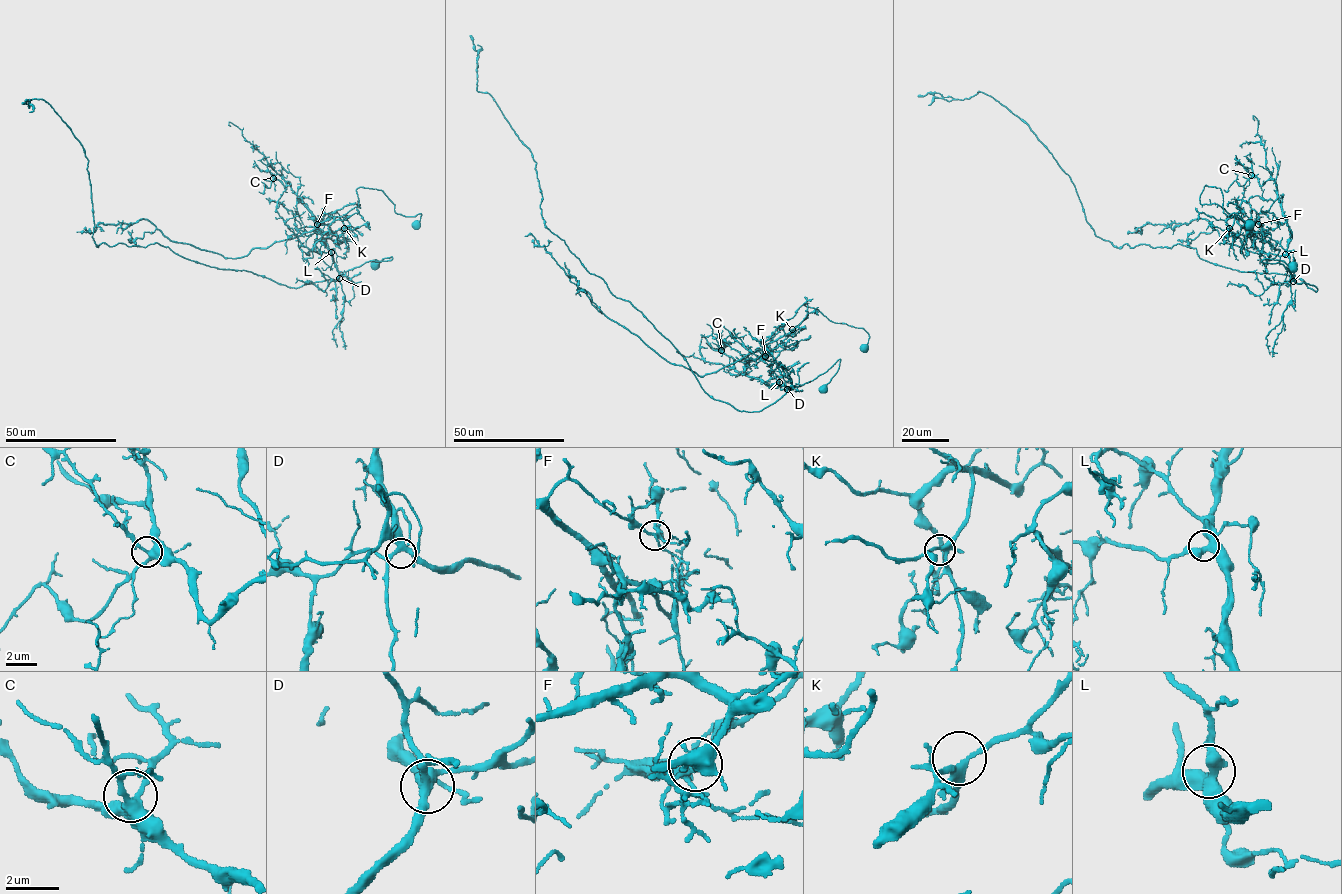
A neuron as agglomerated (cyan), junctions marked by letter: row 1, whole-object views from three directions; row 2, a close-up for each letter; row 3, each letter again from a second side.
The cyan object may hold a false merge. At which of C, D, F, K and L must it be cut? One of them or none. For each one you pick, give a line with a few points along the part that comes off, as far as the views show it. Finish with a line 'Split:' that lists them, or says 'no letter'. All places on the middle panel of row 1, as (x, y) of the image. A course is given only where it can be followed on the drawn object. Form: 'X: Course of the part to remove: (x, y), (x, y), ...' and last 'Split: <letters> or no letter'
F: Course of the part to remove: (765, 356), (776, 342), (703, 376), (674, 365), (603, 314), (544, 245), (539, 246), (531, 235), (525, 236)
Split: F

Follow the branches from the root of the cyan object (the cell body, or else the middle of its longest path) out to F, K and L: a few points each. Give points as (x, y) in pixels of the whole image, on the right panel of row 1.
F: (1293, 267), (1279, 260), (1261, 262), (1282, 264), (1291, 278), (1286, 254), (1262, 252), (1262, 228), (1258, 224)
K: (1293, 267), (1261, 262), (1282, 264), (1291, 278), (1289, 257), (1263, 253), (1238, 217), (1229, 228)
L: (1293, 267), (1279, 260), (1264, 259), (1261, 262), (1282, 264), (1291, 278), (1289, 257), (1285, 254)

